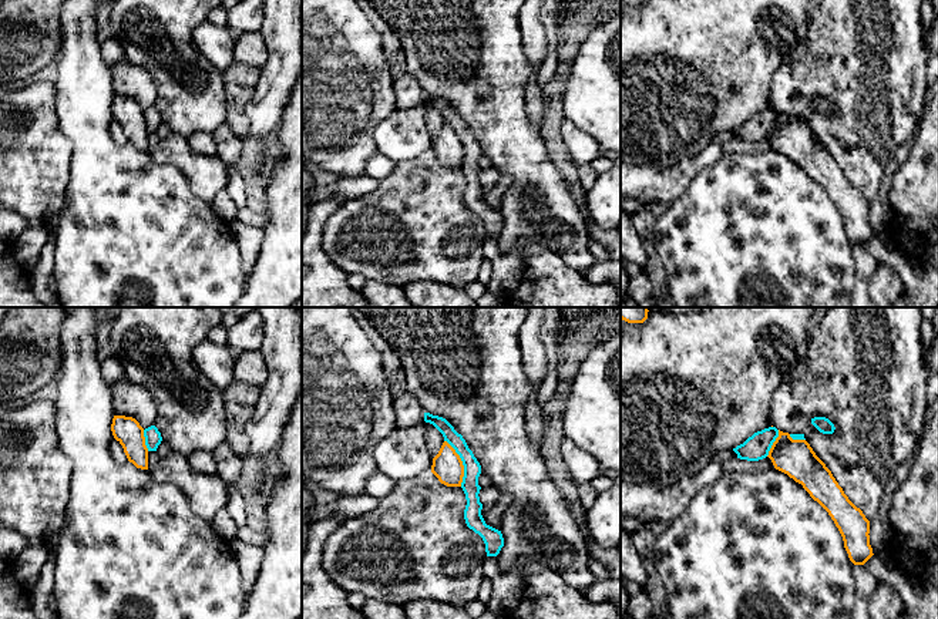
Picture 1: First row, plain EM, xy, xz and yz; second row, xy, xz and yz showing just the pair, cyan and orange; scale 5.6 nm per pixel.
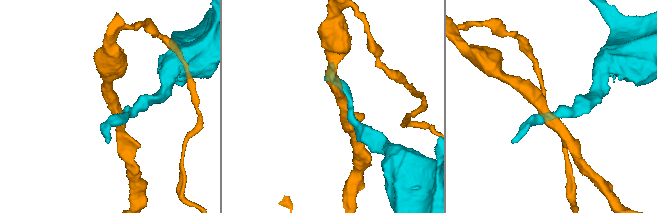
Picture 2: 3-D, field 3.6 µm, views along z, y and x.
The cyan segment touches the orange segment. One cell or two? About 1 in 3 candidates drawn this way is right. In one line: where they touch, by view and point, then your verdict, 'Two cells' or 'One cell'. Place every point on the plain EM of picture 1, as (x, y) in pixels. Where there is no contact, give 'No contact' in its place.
Touches cyan at xz (463, 144). Two cells

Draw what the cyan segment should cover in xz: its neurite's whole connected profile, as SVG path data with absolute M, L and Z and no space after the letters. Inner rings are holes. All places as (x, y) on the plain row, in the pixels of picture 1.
M424 94L424 102L433 105L443 115L444 122L447 122L460 137L464 147L461 169L467 181L464 191L465 205L483 219L487 238L497 238L504 228L504 219L501 212L487 206L481 196L483 185L478 178L481 171L478 166L478 158L481 155L480 144L468 129L463 117L458 115L446 100Z

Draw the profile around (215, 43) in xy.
M206 20L195 27L192 41L219 71L229 68L235 61L233 46L236 38L228 26L216 26Z

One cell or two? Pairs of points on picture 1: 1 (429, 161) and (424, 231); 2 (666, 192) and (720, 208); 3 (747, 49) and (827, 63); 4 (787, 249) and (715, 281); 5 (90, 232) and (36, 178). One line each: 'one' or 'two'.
1: one
2: two
3: two
4: one
5: two

